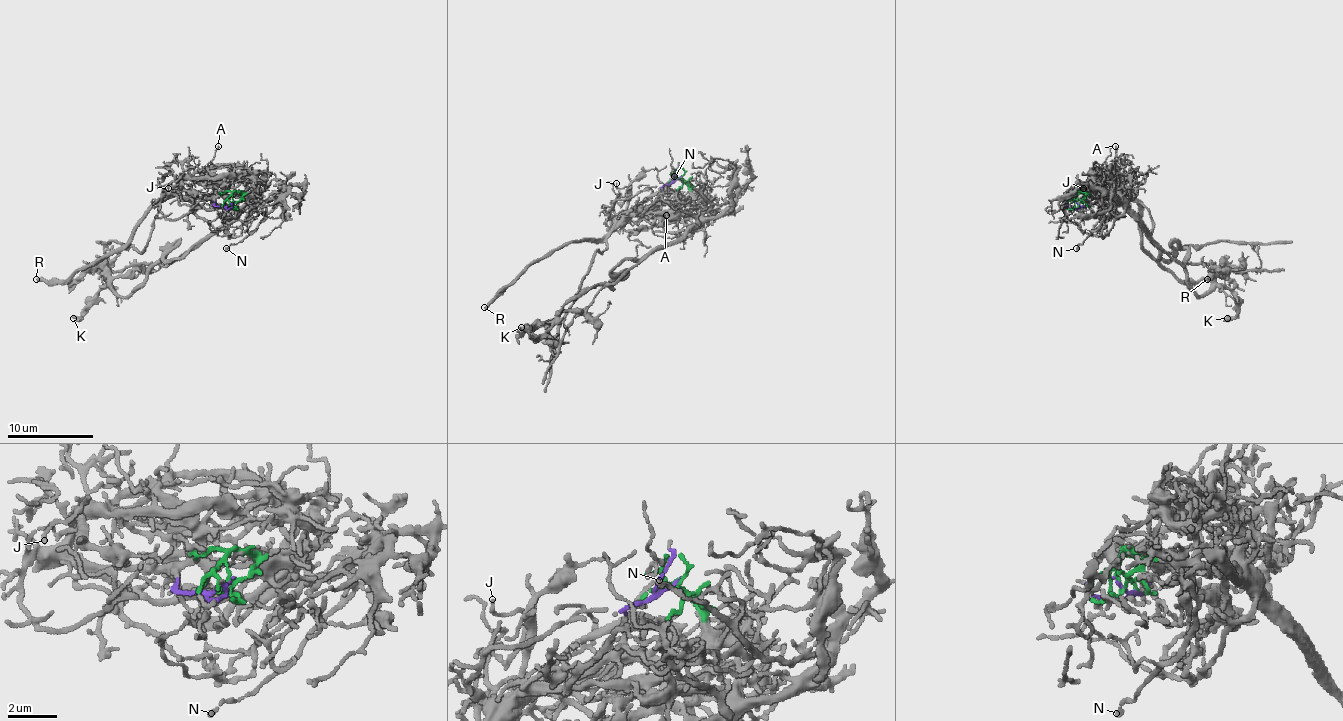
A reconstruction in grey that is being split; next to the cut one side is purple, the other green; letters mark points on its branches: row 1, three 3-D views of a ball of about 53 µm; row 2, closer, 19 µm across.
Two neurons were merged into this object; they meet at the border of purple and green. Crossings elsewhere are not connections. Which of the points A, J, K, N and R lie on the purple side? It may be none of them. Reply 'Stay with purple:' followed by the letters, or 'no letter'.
Stay with purple: A, J, R

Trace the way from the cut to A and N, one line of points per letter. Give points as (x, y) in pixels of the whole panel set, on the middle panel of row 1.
A: (678, 177), (665, 185), (661, 196), (650, 207), (633, 211), (626, 218), (657, 209), (665, 216)
N: (678, 177), (709, 209), (726, 209), (730, 205), (709, 203), (689, 183), (674, 177)

